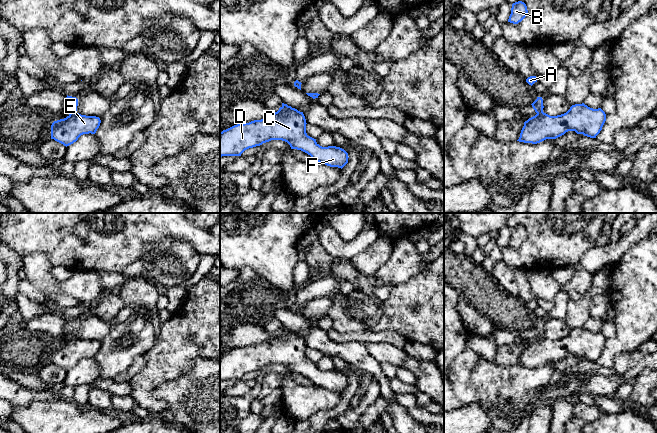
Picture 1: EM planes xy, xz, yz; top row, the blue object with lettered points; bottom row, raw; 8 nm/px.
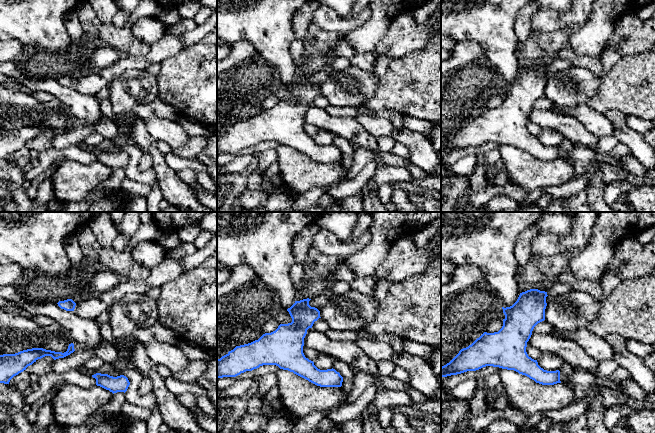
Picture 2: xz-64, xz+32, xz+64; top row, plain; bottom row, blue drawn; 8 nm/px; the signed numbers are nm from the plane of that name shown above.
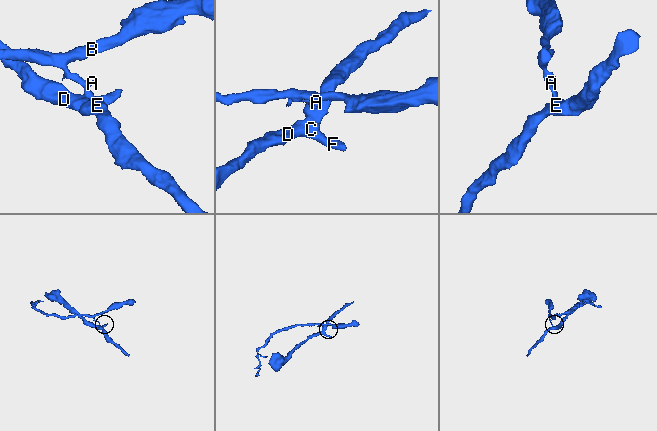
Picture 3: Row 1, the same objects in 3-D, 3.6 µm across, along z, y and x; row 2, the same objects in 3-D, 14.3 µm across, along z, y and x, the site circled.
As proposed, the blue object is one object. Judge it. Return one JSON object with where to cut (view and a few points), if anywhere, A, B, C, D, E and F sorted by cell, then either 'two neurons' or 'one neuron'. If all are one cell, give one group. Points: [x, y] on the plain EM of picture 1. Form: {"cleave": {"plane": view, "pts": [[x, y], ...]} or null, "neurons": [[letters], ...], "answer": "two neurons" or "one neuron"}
{"cleave": {"plane": "xy", "pts": [[75, 335], [70, 337]]}, "neurons": [["A", "B"], ["C", "D", "E", "F"]], "answer": "two neurons"}

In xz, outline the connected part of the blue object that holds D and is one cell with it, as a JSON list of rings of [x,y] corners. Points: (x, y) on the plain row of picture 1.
[[[282,327],[282,330],[277,336],[265,343],[237,348],[220,356],[220,381],[241,380],[249,372],[260,370],[271,364],[282,364],[287,366],[291,373],[297,373],[307,377],[315,386],[342,393],[348,387],[348,377],[340,371],[320,370],[316,366],[316,363],[307,359],[306,348],[303,336]]]

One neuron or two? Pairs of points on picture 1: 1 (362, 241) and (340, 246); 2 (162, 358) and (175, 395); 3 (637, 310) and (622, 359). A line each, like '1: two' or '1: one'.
1: one
2: two
3: two

